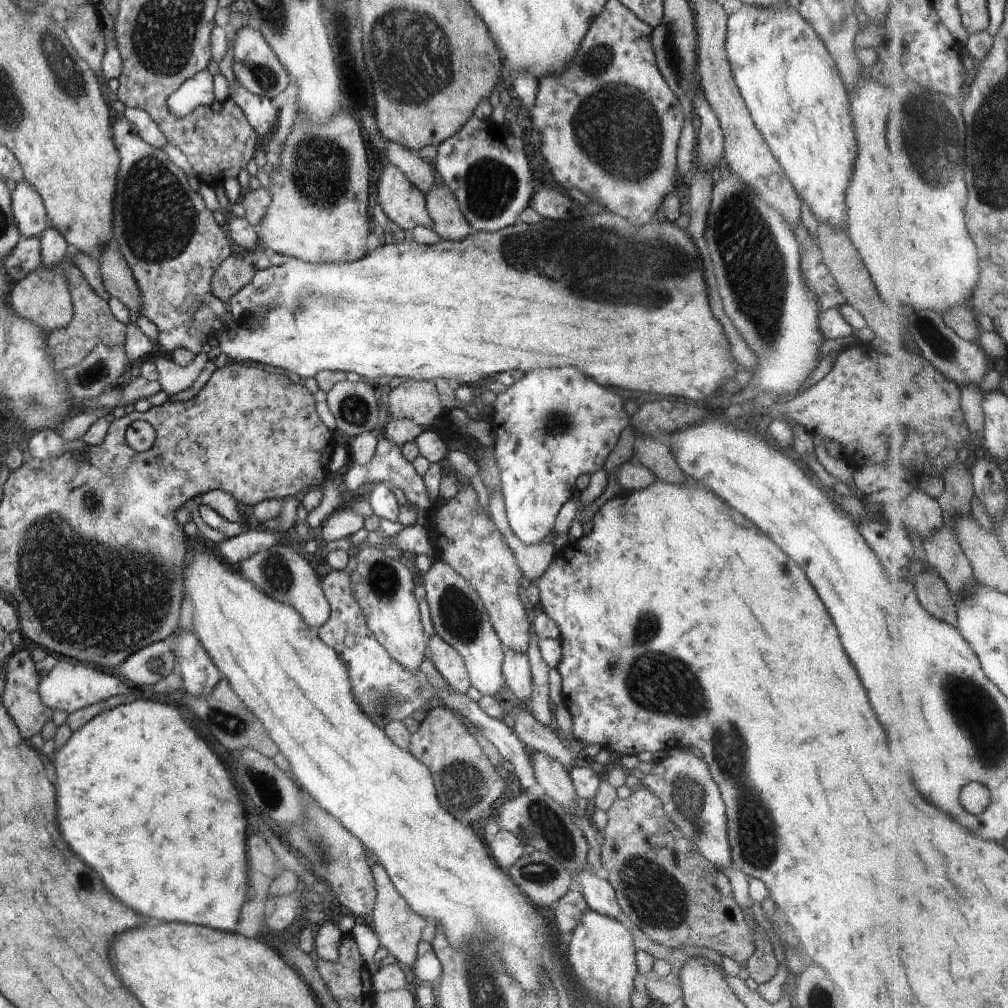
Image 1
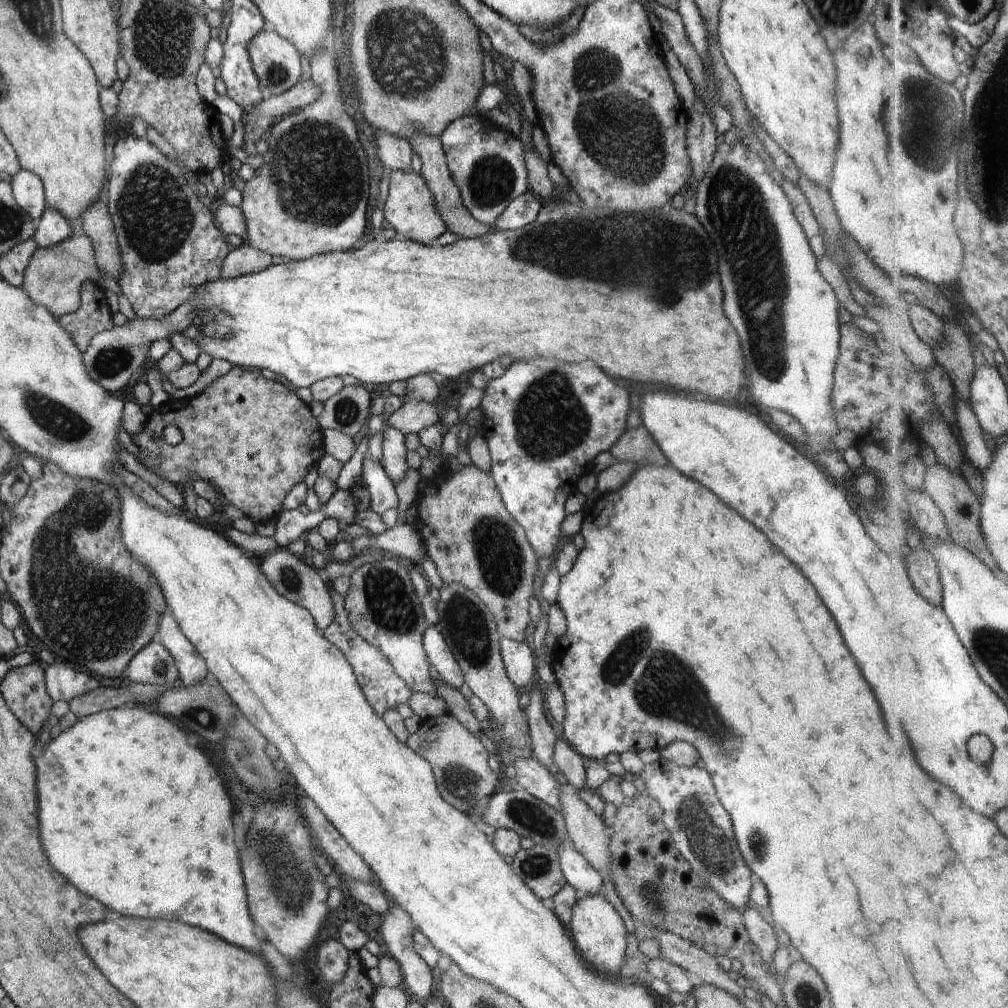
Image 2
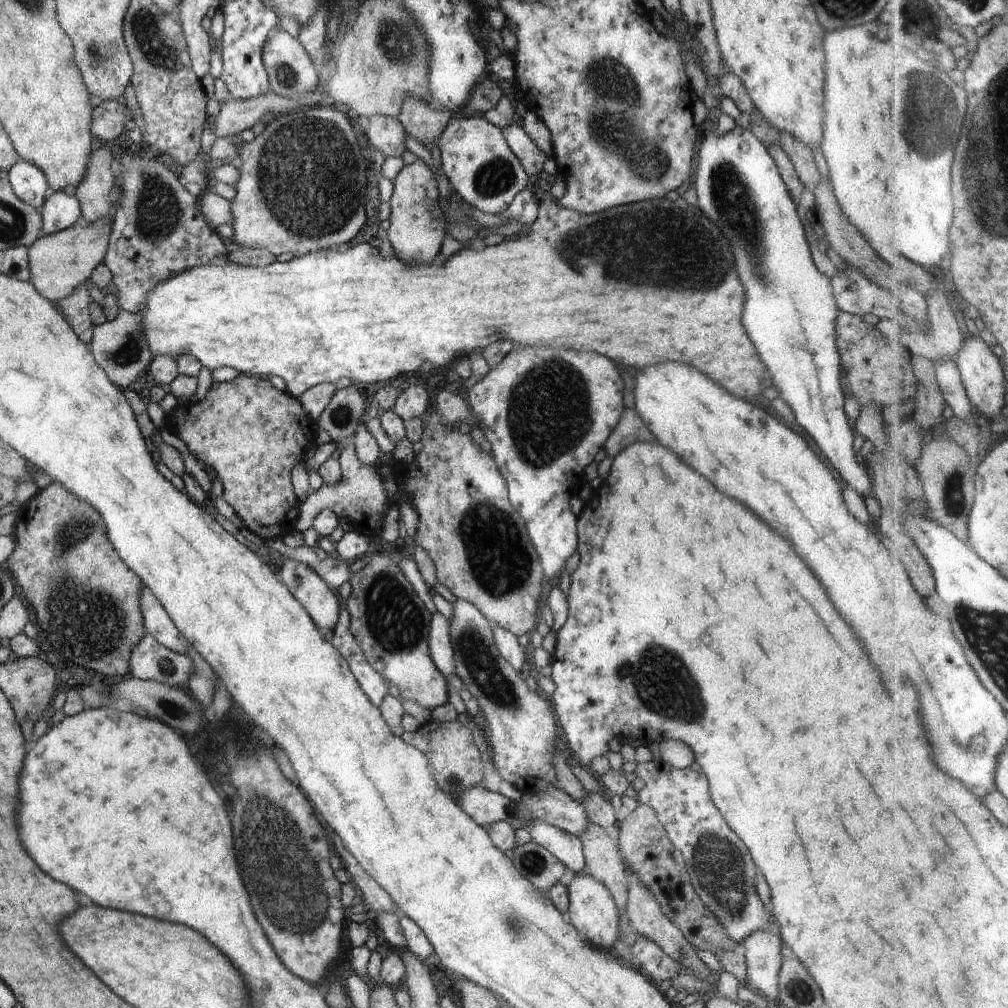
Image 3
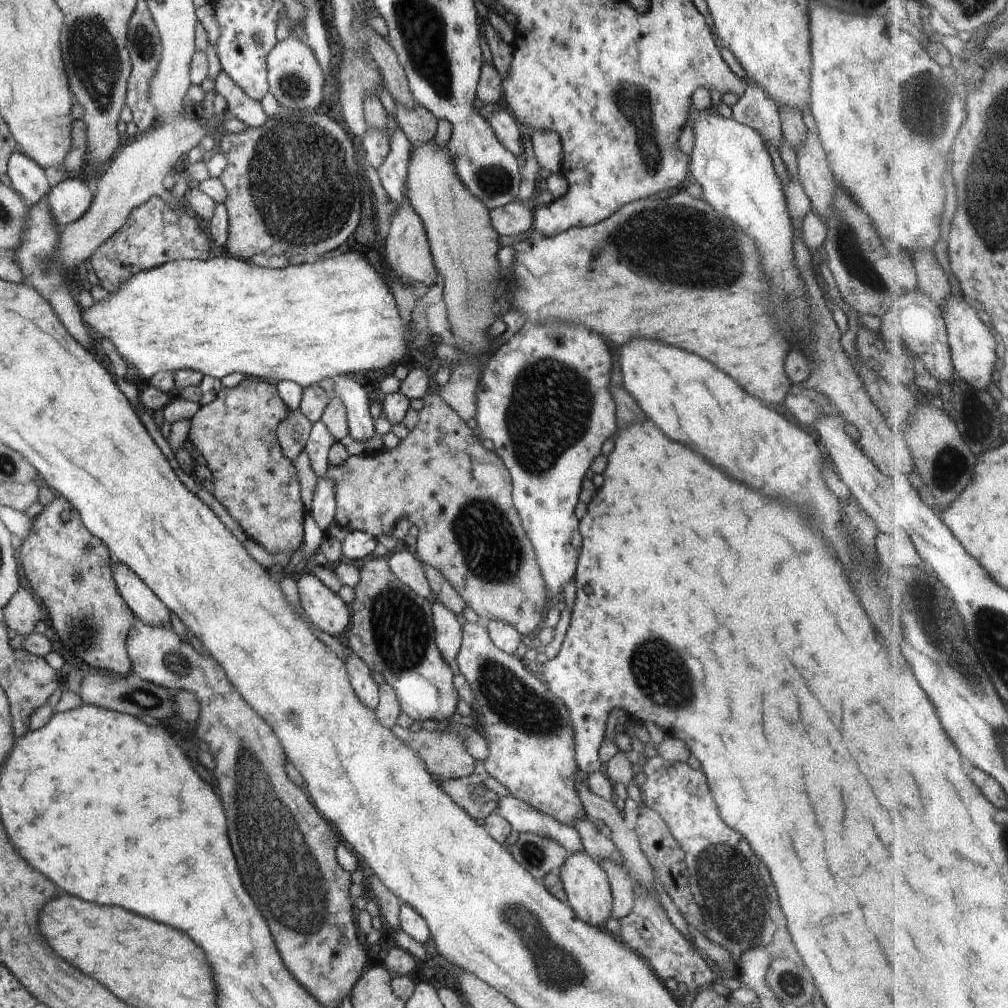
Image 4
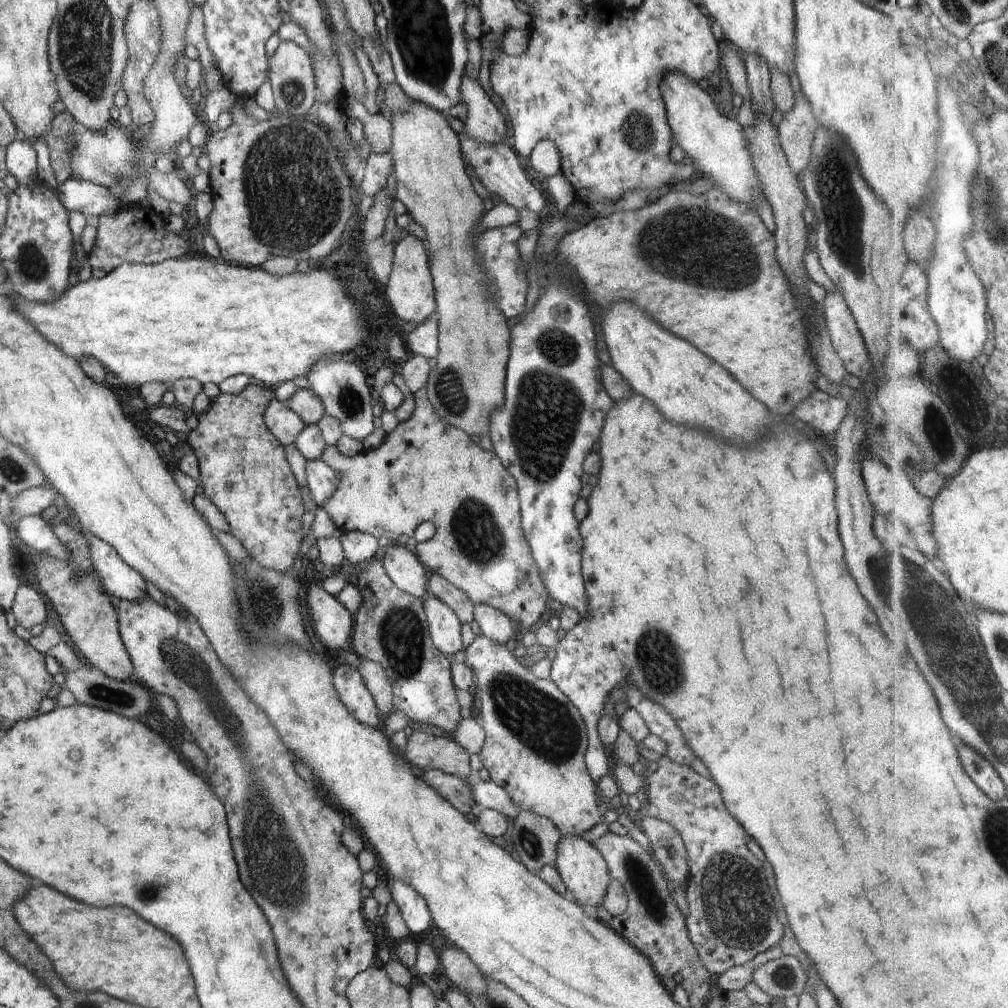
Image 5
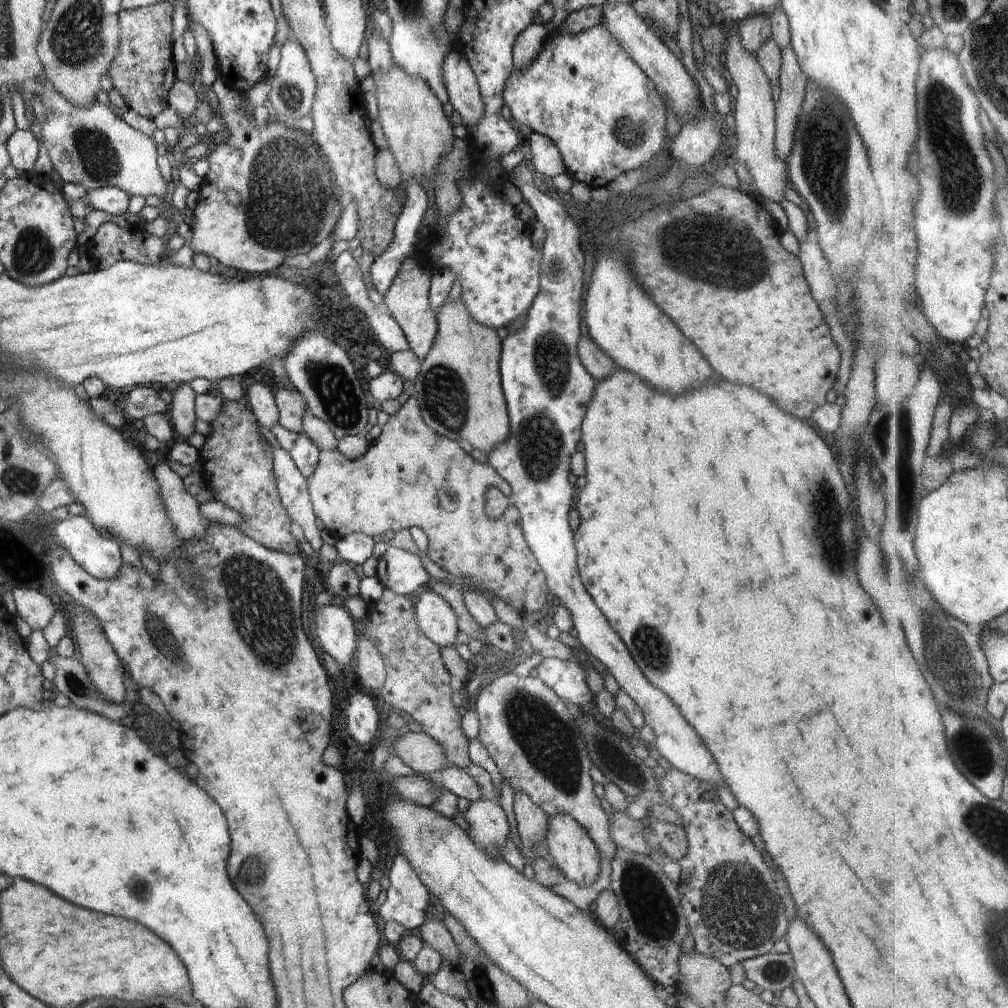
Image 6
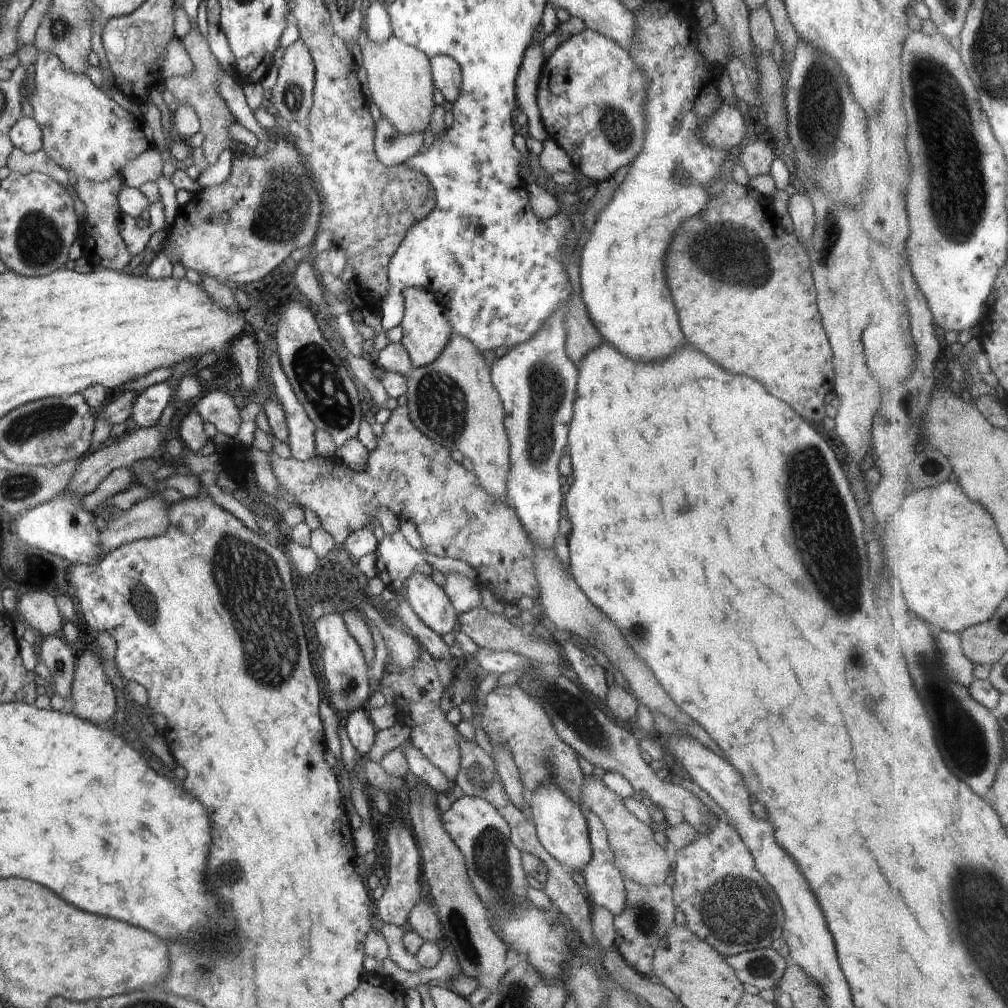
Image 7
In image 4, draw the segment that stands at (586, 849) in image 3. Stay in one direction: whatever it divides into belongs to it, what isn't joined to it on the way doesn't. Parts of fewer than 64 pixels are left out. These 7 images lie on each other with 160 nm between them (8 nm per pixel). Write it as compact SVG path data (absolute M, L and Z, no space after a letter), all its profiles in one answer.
M610 858L598 861L607 875L609 888L613 897L611 917L622 921L632 913L634 907L634 883L627 876L627 871L622 865L618 865Z

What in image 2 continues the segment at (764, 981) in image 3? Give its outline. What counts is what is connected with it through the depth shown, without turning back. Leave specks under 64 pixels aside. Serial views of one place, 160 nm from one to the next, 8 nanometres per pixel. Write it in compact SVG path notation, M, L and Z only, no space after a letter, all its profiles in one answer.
M751 901L746 903L746 908L742 910L741 917L750 940L760 951L769 971L775 973L772 960L774 952L780 947L780 944L774 929L762 918L759 909Z

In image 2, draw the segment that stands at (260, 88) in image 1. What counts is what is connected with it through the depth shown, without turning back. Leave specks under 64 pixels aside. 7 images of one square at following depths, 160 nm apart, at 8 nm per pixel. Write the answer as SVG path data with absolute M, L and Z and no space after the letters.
M260 31L247 44L252 68L265 94L281 95L300 80L302 62L294 45L276 32Z

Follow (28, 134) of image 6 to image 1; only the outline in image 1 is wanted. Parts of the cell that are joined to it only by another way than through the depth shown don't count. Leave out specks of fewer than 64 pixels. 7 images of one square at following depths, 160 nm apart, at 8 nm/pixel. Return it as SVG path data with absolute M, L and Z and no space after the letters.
M26 180L11 192L11 207L22 238L40 237L50 226L39 192Z

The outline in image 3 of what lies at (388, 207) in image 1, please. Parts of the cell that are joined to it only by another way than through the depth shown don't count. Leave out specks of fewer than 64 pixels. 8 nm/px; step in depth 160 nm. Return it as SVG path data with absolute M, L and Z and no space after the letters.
M419 158L410 165L400 165L398 171L398 176L393 180L393 192L389 200L390 224L386 227L388 240L397 256L406 264L432 264L446 236L444 216L442 220L438 220L431 209L435 199L439 198L435 174Z

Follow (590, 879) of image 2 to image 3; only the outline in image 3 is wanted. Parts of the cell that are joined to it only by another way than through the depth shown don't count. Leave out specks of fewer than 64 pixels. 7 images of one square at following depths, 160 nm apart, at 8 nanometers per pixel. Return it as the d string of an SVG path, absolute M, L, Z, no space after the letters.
M534 818L525 830L530 834L532 841L543 848L546 848L557 860L560 860L568 870L574 874L587 872L582 842L578 837L564 832L556 826L544 824Z

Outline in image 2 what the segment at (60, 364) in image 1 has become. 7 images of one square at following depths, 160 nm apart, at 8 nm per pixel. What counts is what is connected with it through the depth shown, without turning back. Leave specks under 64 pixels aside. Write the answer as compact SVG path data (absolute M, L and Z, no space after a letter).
M85 280L80 287L80 296L80 308L58 319L59 325L84 354L96 334L112 330L115 325L112 321L112 312L105 301L105 292L98 284Z

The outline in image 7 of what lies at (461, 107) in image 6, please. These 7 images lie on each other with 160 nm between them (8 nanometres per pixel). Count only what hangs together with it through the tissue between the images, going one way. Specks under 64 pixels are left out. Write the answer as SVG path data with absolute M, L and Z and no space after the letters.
M447 55L429 56L434 88L450 104L460 96L462 77L460 66Z

